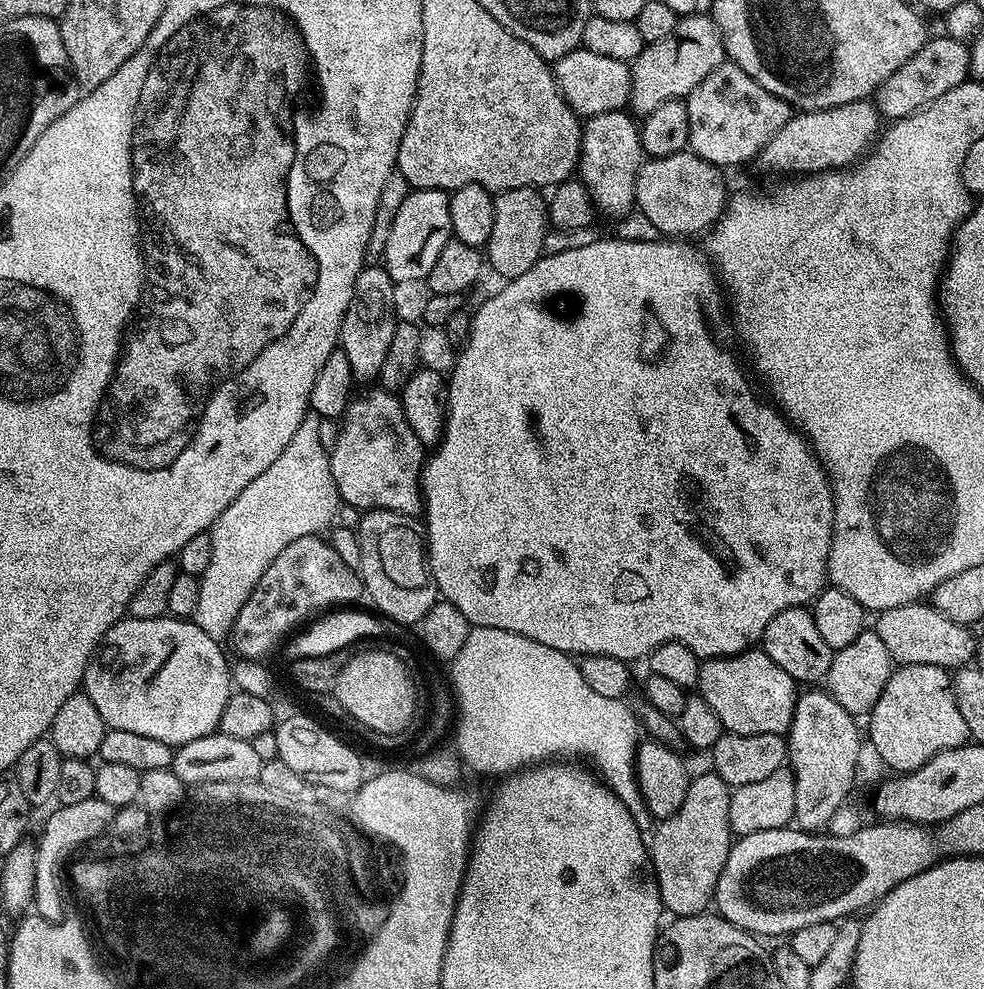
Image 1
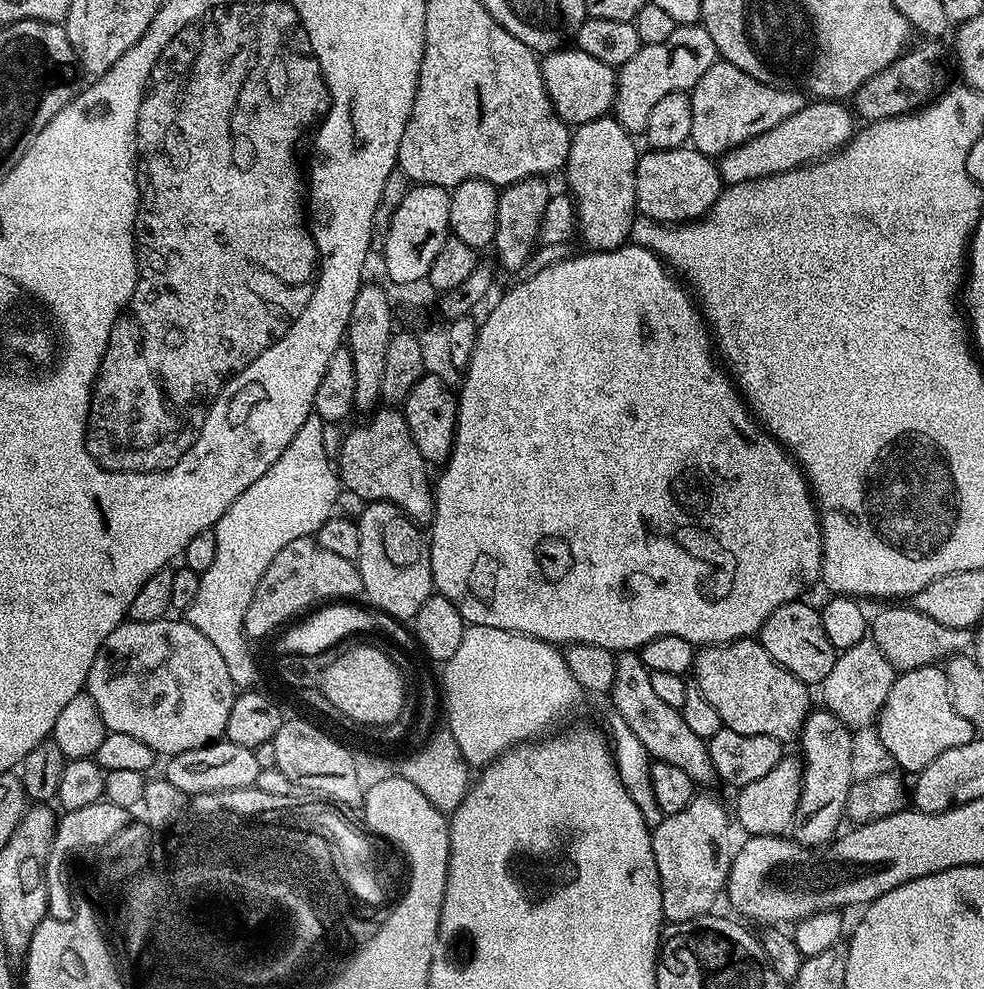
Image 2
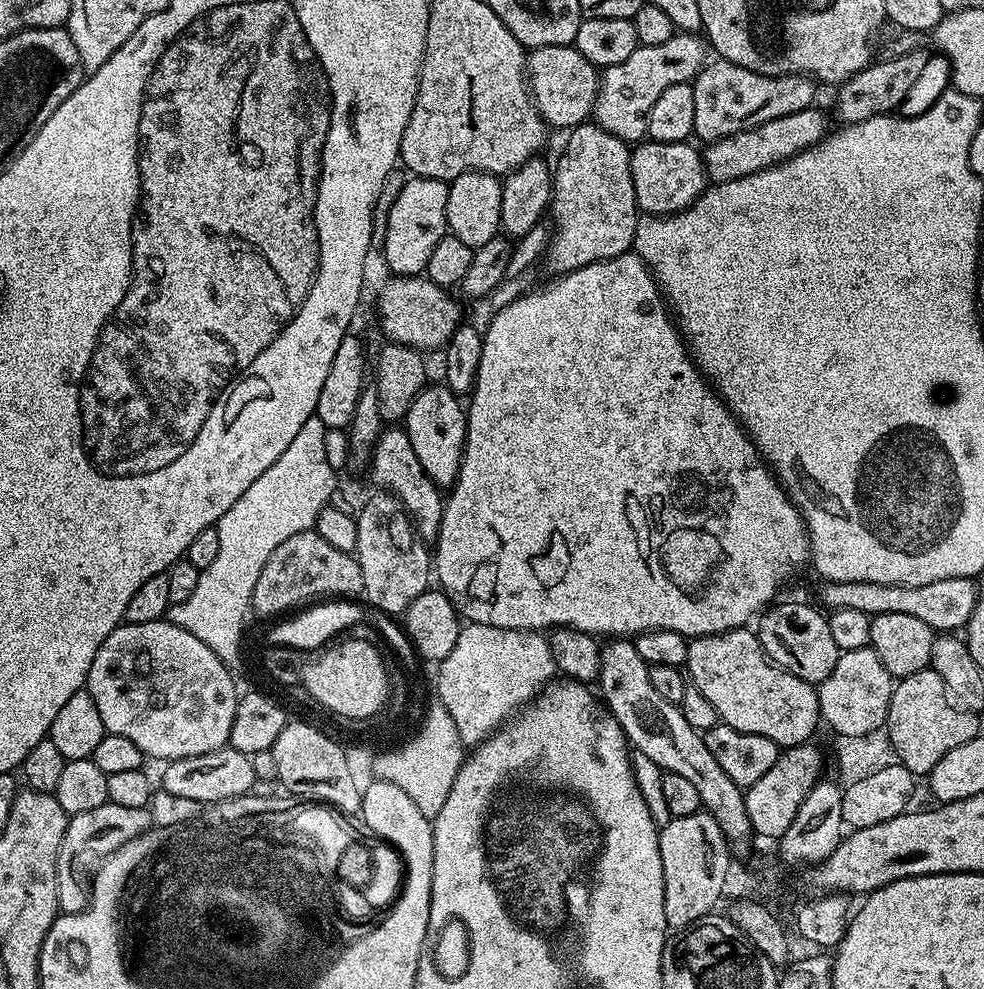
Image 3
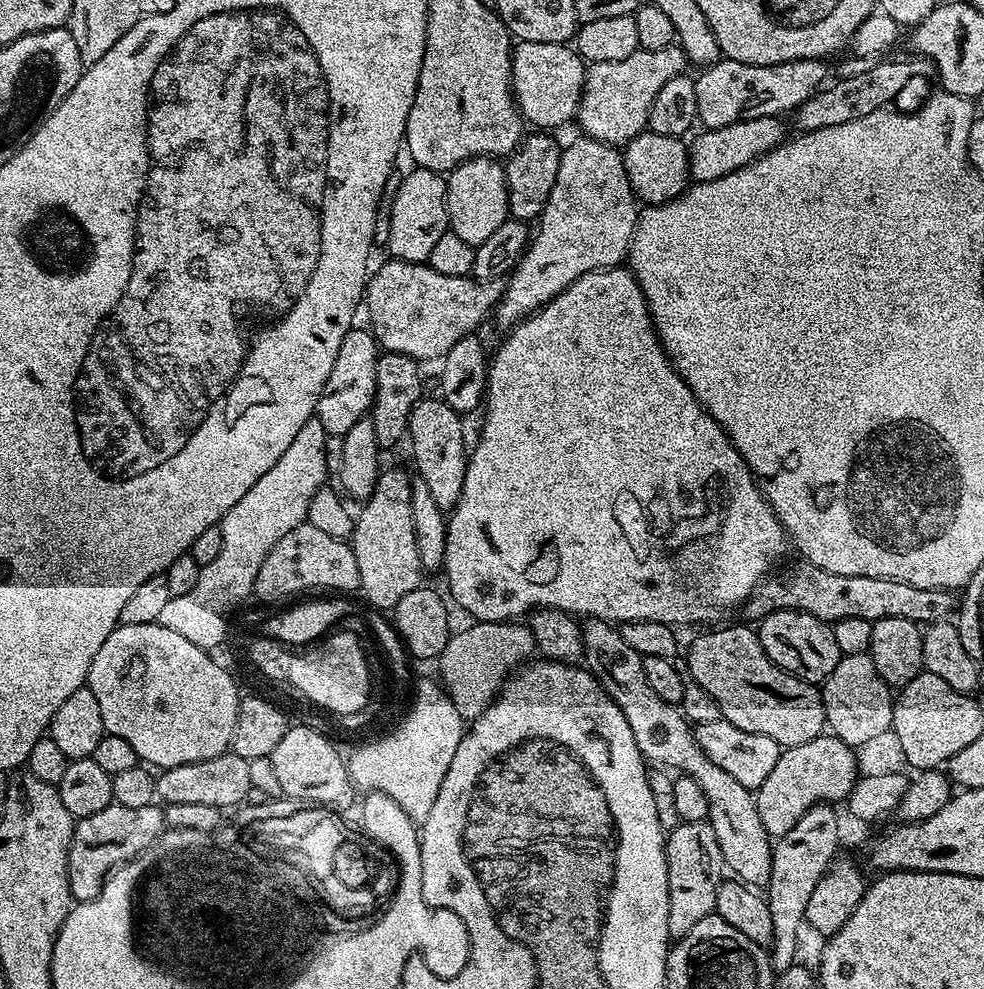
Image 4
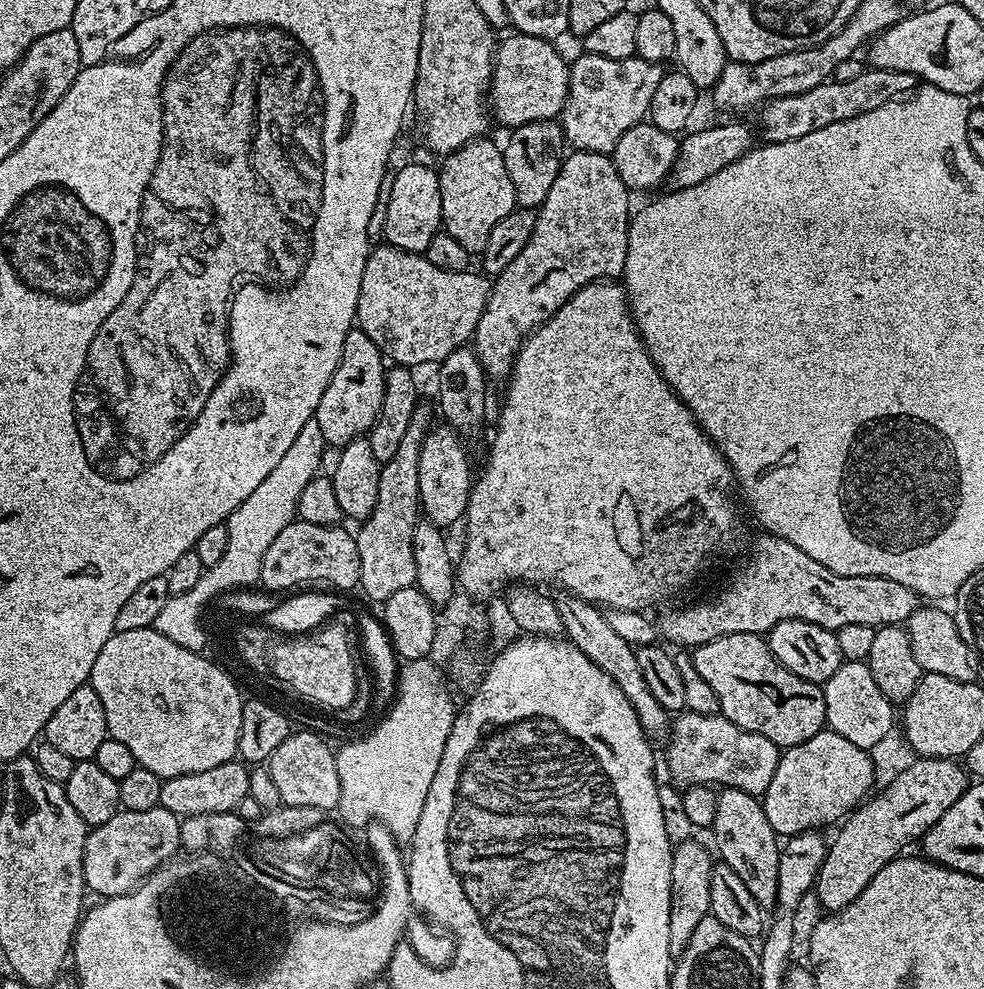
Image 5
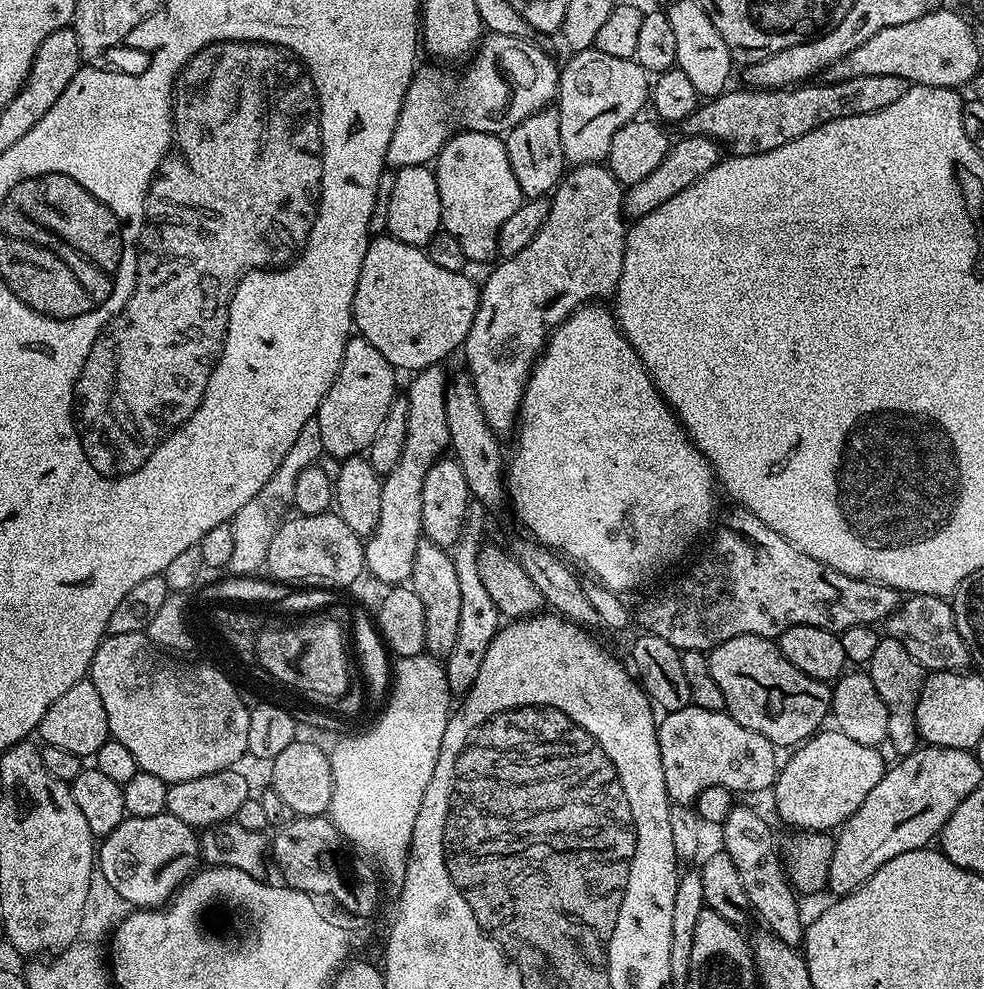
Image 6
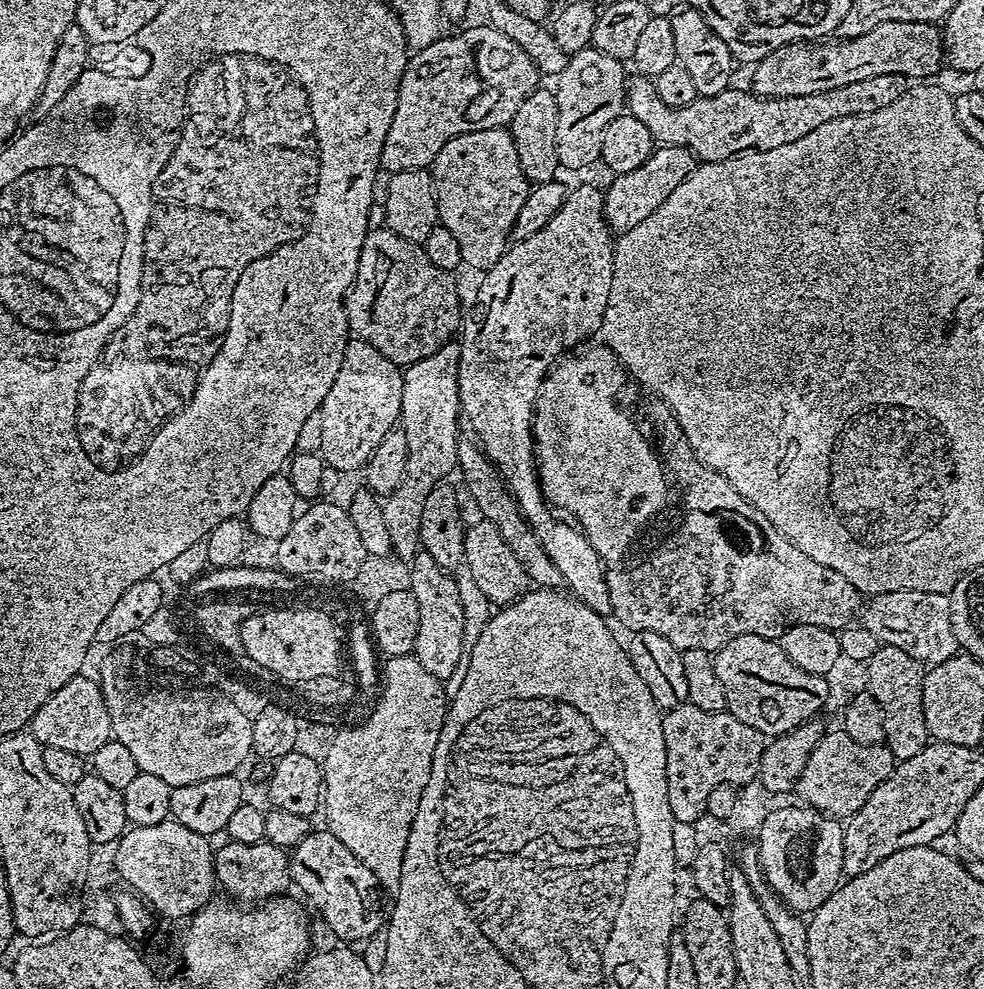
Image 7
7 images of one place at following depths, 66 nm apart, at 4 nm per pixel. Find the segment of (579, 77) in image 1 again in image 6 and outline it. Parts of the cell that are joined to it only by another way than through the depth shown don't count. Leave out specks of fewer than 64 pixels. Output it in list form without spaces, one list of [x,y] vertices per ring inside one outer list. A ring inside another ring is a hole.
[[[497,32],[485,35],[471,57],[472,65],[461,76],[443,72],[440,68],[417,67],[412,73],[412,81],[406,90],[398,122],[394,126],[394,135],[386,150],[387,163],[393,169],[419,164],[431,165],[444,148],[448,137],[461,130],[506,134],[530,114],[540,108],[549,107],[560,91],[560,68],[538,45],[531,44],[532,42],[523,36],[507,36]]]

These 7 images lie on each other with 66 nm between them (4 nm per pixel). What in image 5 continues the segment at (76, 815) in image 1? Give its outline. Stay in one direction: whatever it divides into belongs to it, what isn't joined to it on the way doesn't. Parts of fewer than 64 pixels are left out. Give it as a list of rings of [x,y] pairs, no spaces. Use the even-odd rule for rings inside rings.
[[[157,806],[150,810],[121,810],[108,822],[95,825],[88,833],[82,854],[87,891],[97,892],[100,898],[119,896],[156,871],[161,864],[173,859],[182,843],[180,822],[181,817]]]

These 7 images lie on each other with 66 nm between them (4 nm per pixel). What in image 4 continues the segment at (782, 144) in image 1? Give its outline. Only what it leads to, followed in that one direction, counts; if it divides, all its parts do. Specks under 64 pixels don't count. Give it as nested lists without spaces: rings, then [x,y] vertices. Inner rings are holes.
[[[767,116],[734,122],[721,128],[697,131],[691,137],[688,153],[688,171],[691,179],[696,182],[710,182],[714,178],[734,174],[734,170],[742,170],[742,166],[754,162],[760,156],[765,156],[770,150],[784,143],[786,139],[784,122],[779,116]]]

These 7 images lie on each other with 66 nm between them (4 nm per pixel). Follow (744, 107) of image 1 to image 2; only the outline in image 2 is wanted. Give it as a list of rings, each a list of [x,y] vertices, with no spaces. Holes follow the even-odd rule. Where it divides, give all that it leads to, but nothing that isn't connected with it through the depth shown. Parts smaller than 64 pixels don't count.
[[[717,62],[702,74],[702,78],[690,90],[692,113],[690,114],[691,147],[704,156],[719,158],[731,148],[746,143],[758,134],[766,134],[770,126],[786,122],[790,114],[798,114],[806,103],[805,93],[791,88],[775,88],[772,84],[750,78],[738,66]]]

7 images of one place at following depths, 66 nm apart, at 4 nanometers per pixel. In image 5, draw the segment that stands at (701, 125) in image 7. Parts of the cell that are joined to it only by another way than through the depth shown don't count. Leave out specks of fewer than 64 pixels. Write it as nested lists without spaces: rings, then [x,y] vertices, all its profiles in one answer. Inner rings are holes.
[[[869,67],[867,71],[860,72],[849,80],[833,78],[827,84],[814,86],[814,90],[806,90],[806,94],[790,94],[786,98],[768,101],[758,112],[760,128],[764,131],[763,139],[767,143],[777,144],[790,142],[794,138],[803,138],[815,128],[834,126],[834,122],[846,122],[846,118],[858,118],[858,114],[878,110],[878,106],[911,93],[918,84],[914,74],[874,67]]]

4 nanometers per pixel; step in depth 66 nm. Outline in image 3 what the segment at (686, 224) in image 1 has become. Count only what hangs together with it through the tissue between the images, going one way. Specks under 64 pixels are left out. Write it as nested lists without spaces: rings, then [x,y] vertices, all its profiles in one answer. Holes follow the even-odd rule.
[[[645,139],[631,149],[630,174],[637,209],[650,216],[670,216],[688,208],[704,193],[706,173],[701,149],[692,142],[658,142]]]

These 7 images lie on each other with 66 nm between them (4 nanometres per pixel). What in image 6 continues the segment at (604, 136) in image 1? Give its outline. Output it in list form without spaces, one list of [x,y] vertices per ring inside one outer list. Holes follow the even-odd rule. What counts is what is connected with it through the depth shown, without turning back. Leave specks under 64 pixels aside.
[[[603,163],[577,164],[565,171],[550,200],[548,217],[546,222],[542,222],[538,235],[522,250],[518,250],[518,254],[501,259],[501,264],[493,267],[489,280],[482,285],[480,303],[462,345],[464,360],[468,363],[466,372],[477,391],[482,414],[497,434],[508,432],[511,428],[513,431],[517,427],[520,403],[532,376],[532,366],[540,359],[540,353],[544,351],[544,345],[555,328],[573,312],[600,298],[596,296],[611,297],[622,274],[626,235],[622,207],[624,192],[611,170]]]

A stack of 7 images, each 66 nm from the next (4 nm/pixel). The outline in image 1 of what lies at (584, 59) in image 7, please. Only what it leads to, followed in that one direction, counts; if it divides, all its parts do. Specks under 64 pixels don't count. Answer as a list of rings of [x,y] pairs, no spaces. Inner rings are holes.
[[[689,14],[677,19],[674,30],[668,37],[662,38],[662,42],[645,44],[644,49],[638,54],[636,60],[631,61],[632,70],[632,99],[630,108],[637,117],[643,118],[650,115],[662,102],[667,100],[684,100],[719,65],[725,63],[724,40],[720,37],[720,31],[712,21],[711,15]]]

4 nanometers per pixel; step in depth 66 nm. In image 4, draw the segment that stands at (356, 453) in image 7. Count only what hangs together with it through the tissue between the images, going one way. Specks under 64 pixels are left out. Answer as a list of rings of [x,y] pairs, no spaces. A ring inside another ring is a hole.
[[[353,326],[338,346],[338,358],[334,370],[330,370],[328,387],[320,396],[316,416],[322,422],[325,432],[332,438],[343,438],[346,430],[372,411],[372,399],[376,393],[377,340],[367,327]]]

